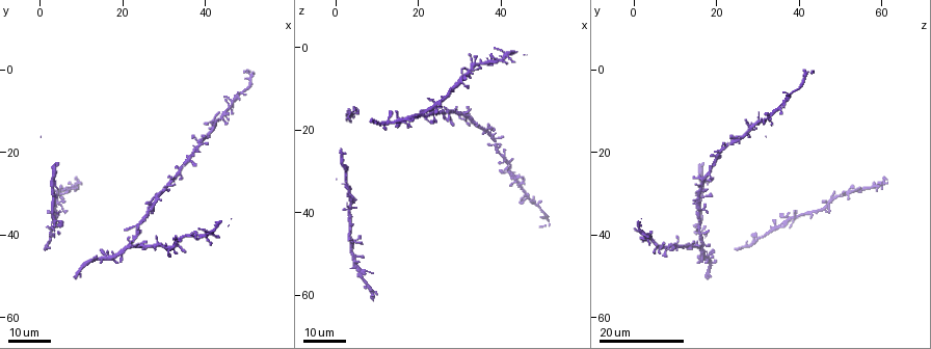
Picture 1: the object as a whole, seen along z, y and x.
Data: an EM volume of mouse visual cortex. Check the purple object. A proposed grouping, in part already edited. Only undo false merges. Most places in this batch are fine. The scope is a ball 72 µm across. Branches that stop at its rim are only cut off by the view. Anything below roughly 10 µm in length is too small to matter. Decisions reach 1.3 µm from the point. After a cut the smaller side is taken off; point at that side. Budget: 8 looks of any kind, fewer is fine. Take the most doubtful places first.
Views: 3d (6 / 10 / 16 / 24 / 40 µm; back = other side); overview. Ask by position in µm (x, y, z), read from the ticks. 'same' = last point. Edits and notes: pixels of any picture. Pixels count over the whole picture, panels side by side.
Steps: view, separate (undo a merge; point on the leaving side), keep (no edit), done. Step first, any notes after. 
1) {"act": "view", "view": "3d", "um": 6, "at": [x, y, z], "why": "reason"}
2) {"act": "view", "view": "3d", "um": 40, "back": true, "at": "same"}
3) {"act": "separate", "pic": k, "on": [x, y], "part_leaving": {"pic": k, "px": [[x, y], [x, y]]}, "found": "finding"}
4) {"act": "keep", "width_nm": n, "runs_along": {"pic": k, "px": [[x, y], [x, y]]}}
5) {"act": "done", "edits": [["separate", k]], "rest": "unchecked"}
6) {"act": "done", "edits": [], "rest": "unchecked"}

{"act": "view", "view": "3d", "um": 24, "at": [21.5, 43.0, 16.5], "why": "four or more arms meet"}

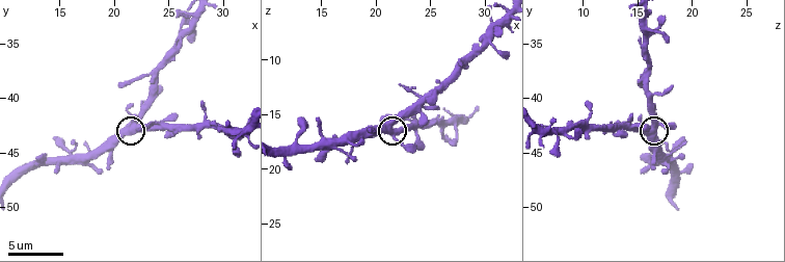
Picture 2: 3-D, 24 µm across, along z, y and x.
{"act": "view", "view": "3d", "um": 10, "at": [21.2, 42.6, 16.2]}

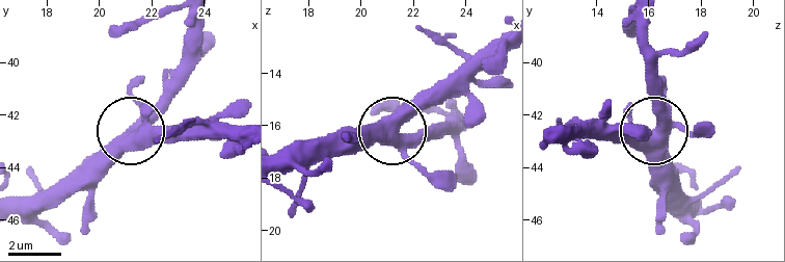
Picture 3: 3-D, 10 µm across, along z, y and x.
{"act": "keep", "side_arm_um": 33, "found": "continuous, no second neuron"}

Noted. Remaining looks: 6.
{"act": "view", "view": "3d", "um": 24, "at": [38.5, 18.0, 23.0], "why": "thin neck"}

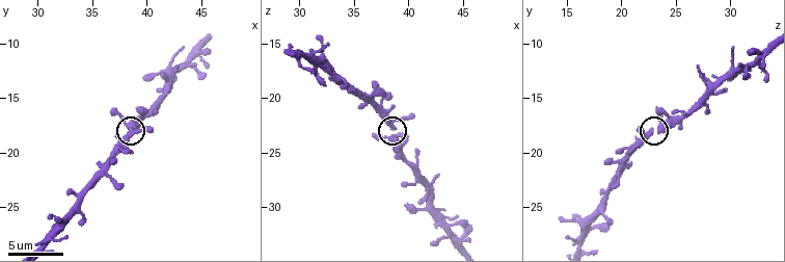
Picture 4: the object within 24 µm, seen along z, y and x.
{"act": "view", "view": "3d", "um": 6, "at": [38.4, 17.8, 22.6], "why": "zoom in"}

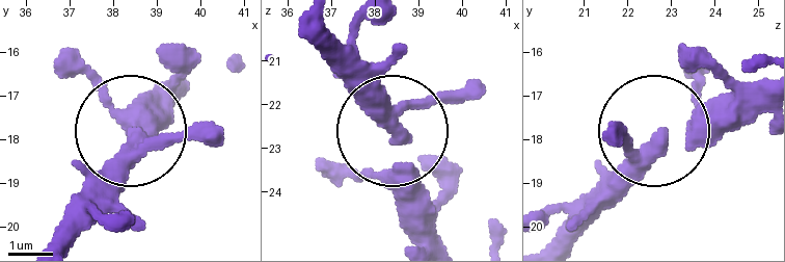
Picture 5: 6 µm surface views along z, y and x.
{"act": "keep", "found": "all the same neuron"}

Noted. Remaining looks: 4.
{"act": "view", "view": "3d", "um": 16, "at": [28.0, 32.0, 16.0], "why": "sudden change in width"}

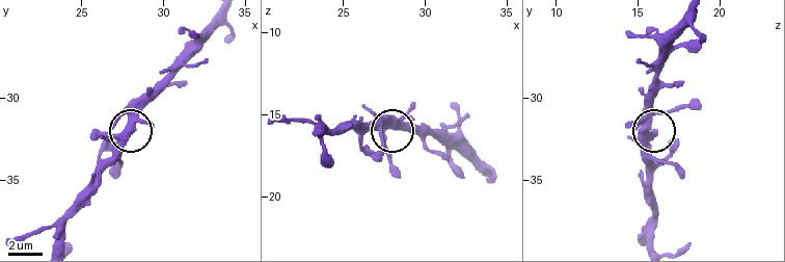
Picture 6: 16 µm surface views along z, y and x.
{"act": "view", "view": "3d", "um": 10, "at": [28.0, 31.6, 15.6], "why": "zoom in"}

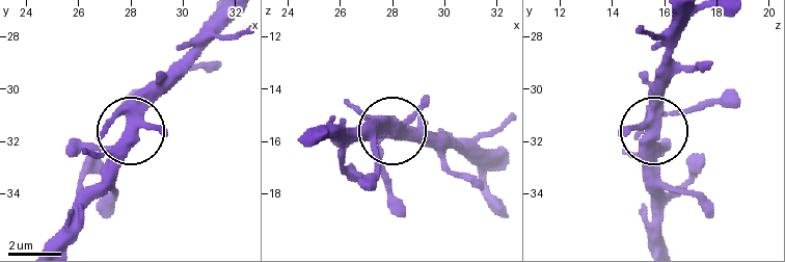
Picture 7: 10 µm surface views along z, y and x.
{"act": "keep", "runs_along": {"pic": 7, "px": [[303, 137], [437, 131]]}, "found": "continuous, no second neuron"}

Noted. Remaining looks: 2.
{"act": "view", "view": "3d", "um": 24, "at": [3.0, 34.0, 45.5], "why": "calibre changes"}

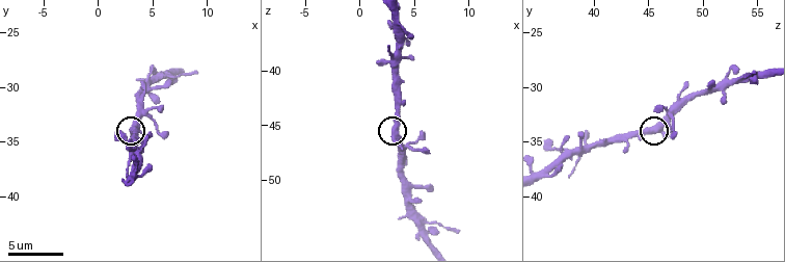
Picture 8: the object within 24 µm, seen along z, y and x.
{"act": "view", "view": "3d", "um": 6, "at": [3.4, 34.0, 45.2]}

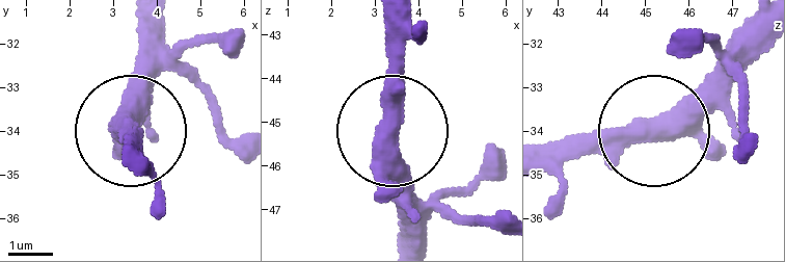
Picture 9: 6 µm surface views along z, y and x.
{"act": "keep", "runs_along": {"pic": 9, "px": [[395, 24], [402, 210]]}, "found": "all the same neuron"}

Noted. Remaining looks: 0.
{"act": "done", "edits": [], "rest": "unchecked"}

